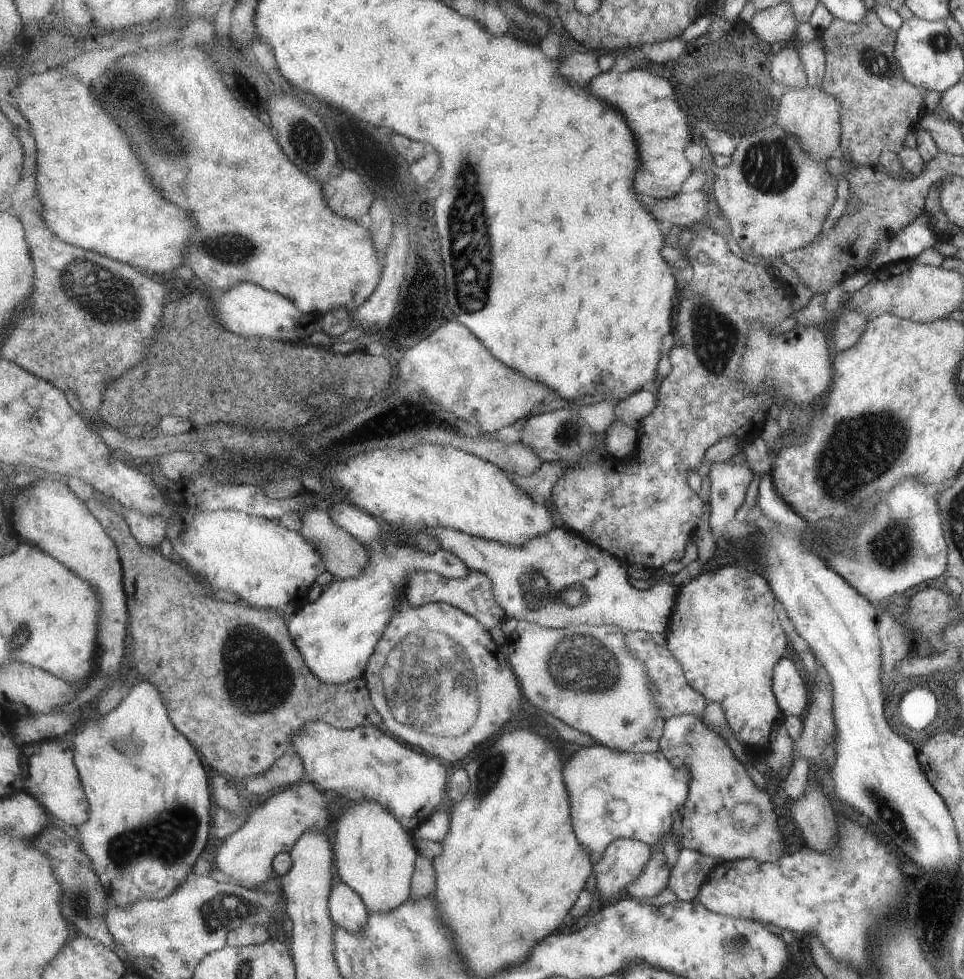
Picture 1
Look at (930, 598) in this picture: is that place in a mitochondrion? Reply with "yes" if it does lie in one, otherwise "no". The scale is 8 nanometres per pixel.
no

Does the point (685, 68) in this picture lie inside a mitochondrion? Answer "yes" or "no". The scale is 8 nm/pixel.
yes

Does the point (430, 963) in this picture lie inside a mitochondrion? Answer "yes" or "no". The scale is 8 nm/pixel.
yes

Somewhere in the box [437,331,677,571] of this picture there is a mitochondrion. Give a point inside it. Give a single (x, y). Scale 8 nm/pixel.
(569, 434)

